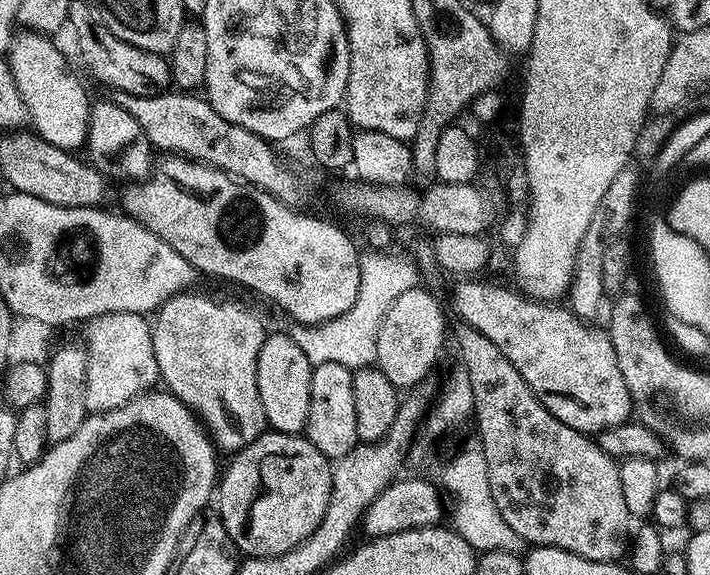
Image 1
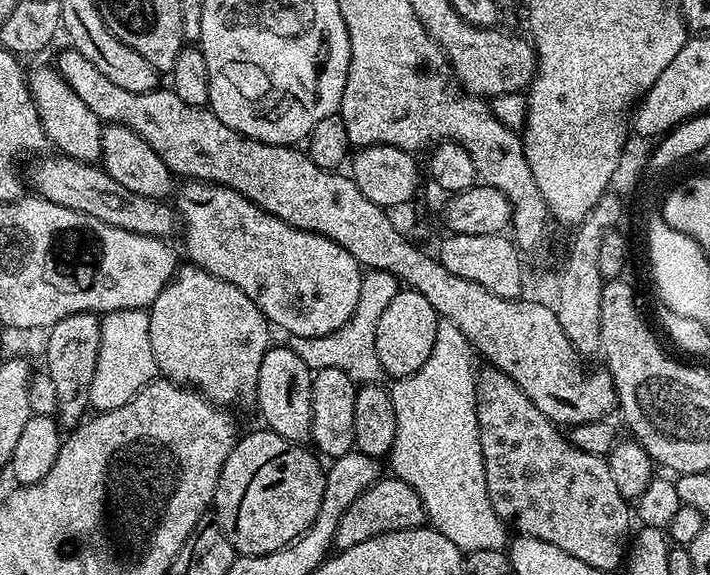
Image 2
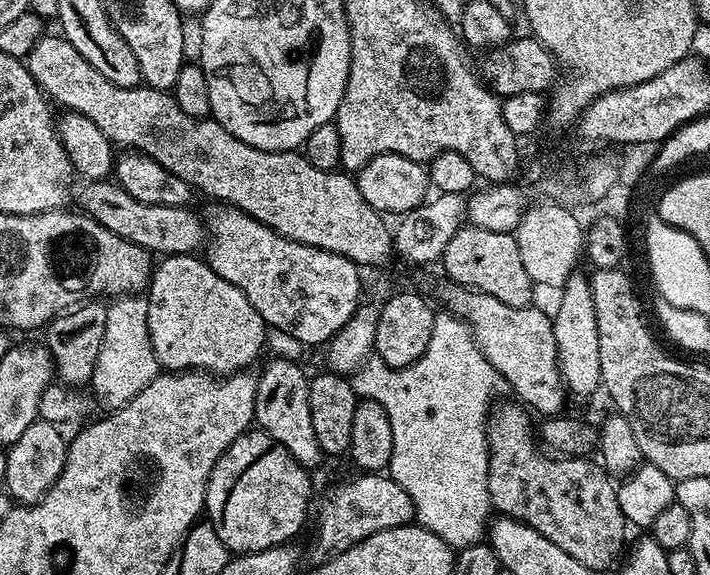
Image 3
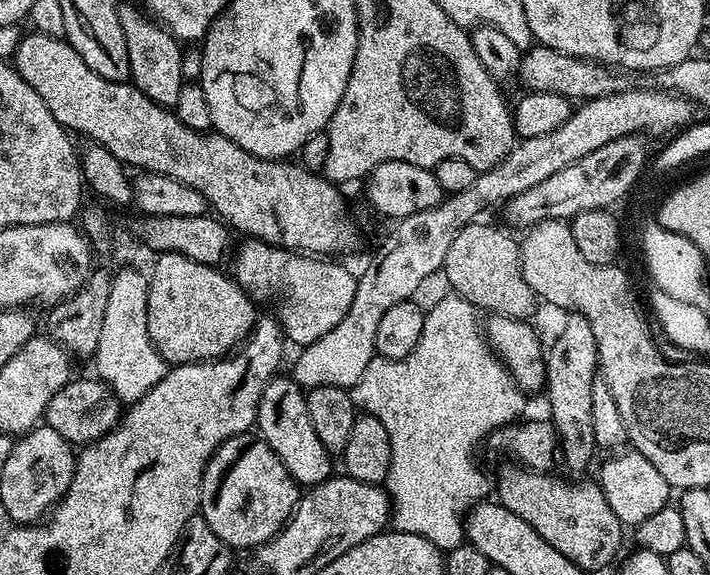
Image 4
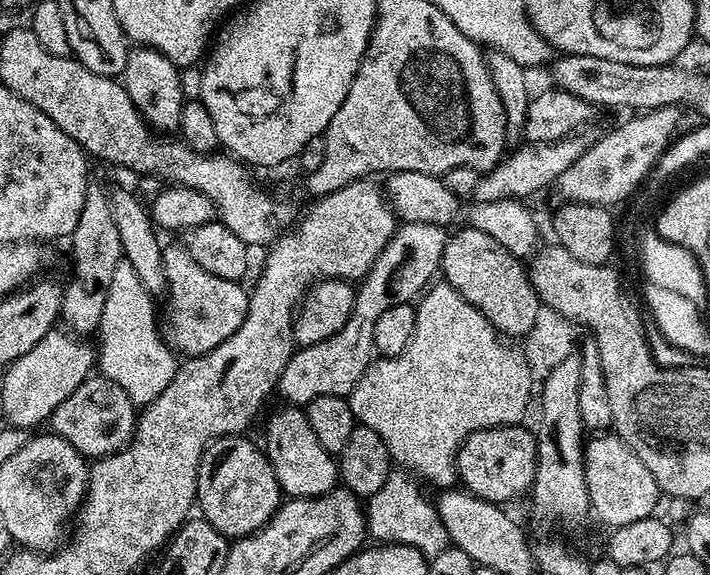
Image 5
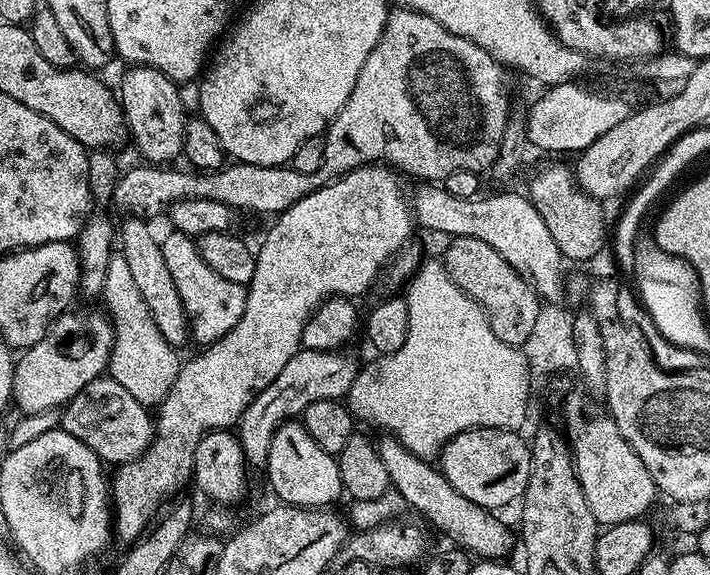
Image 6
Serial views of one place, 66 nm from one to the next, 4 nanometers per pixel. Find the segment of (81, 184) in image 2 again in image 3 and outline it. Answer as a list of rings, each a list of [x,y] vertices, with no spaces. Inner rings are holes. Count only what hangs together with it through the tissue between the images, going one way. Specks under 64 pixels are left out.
[[[92,180],[82,185],[76,196],[81,210],[89,212],[84,214],[95,223],[123,240],[130,240],[142,248],[156,250],[161,254],[192,254],[197,251],[196,246],[202,242],[202,222],[197,213],[195,216],[191,212],[191,207],[138,202],[138,198],[126,194],[126,190],[119,184],[108,180]]]

